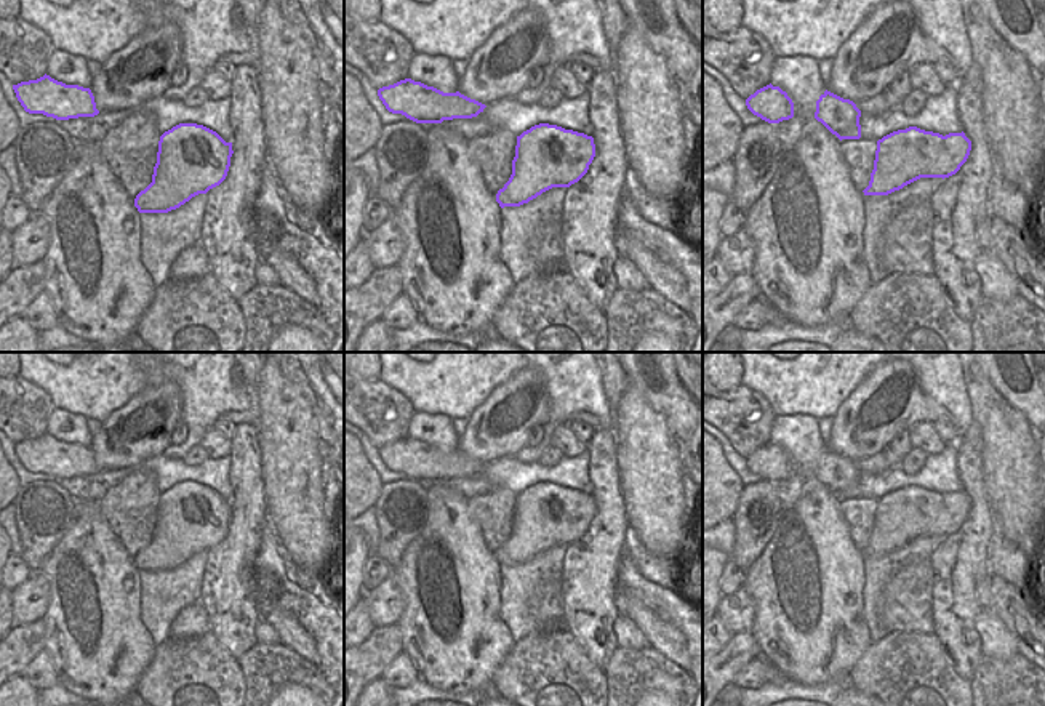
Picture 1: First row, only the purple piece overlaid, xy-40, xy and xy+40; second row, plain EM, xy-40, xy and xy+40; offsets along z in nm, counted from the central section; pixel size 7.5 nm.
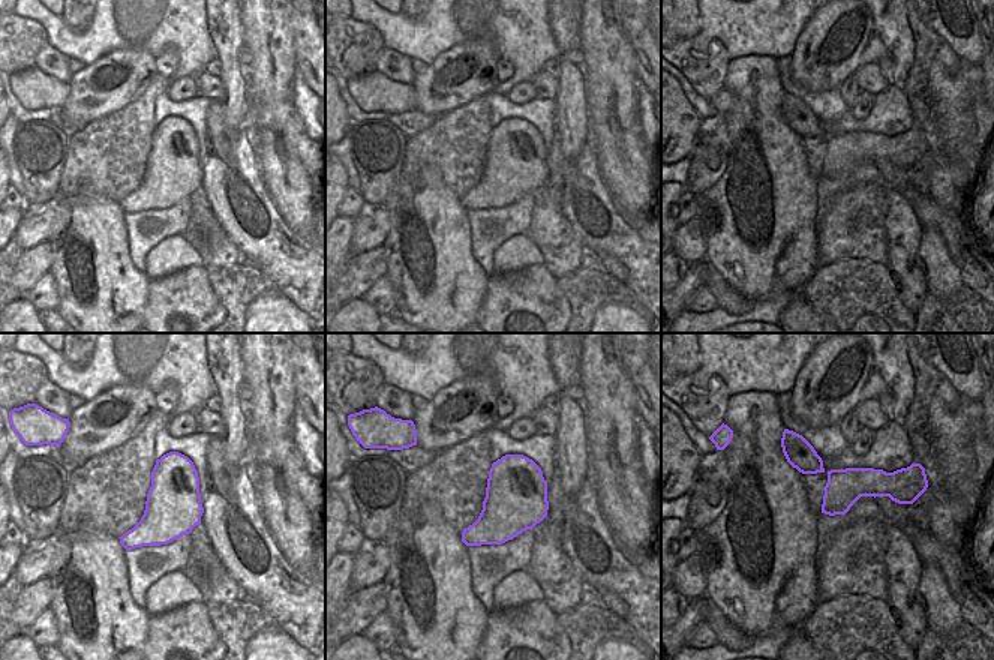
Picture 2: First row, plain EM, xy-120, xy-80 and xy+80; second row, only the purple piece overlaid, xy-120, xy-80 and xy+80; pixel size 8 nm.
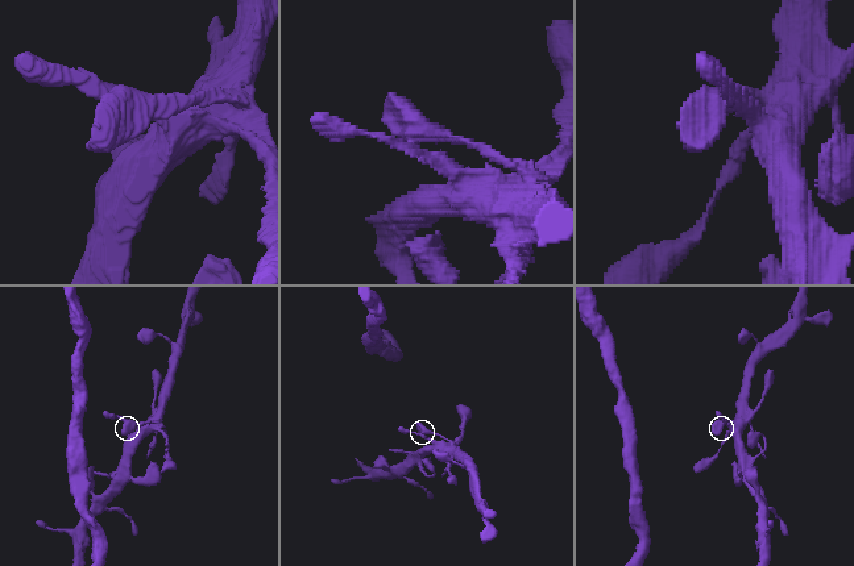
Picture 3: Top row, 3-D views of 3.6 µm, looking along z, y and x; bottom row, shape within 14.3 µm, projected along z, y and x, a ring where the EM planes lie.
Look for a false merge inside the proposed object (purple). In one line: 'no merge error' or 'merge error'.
no merge error

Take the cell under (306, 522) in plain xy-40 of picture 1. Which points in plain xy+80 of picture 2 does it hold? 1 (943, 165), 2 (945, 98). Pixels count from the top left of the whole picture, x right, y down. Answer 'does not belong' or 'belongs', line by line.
1: does not belong
2: belongs

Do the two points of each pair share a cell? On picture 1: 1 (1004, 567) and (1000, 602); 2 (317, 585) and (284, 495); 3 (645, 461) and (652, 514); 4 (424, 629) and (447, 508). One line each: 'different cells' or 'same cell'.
1: different cells
2: different cells
3: same cell
4: same cell

